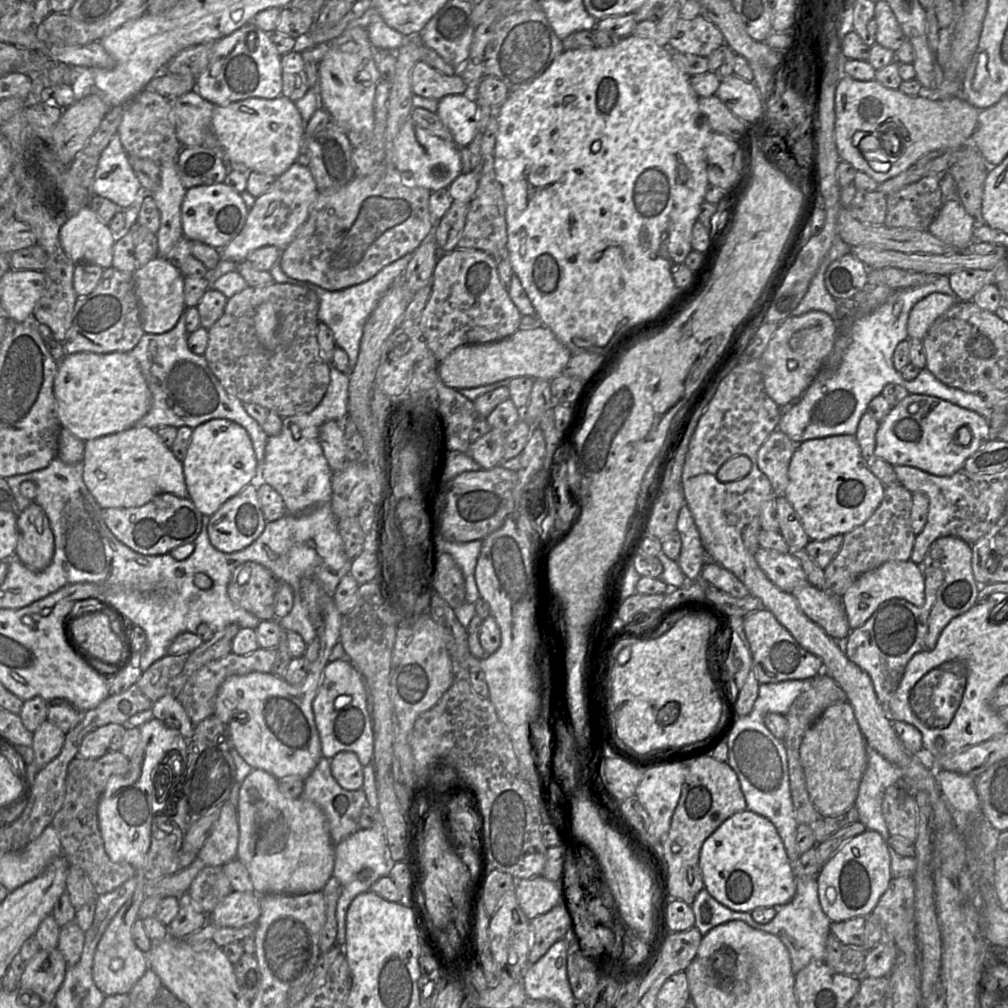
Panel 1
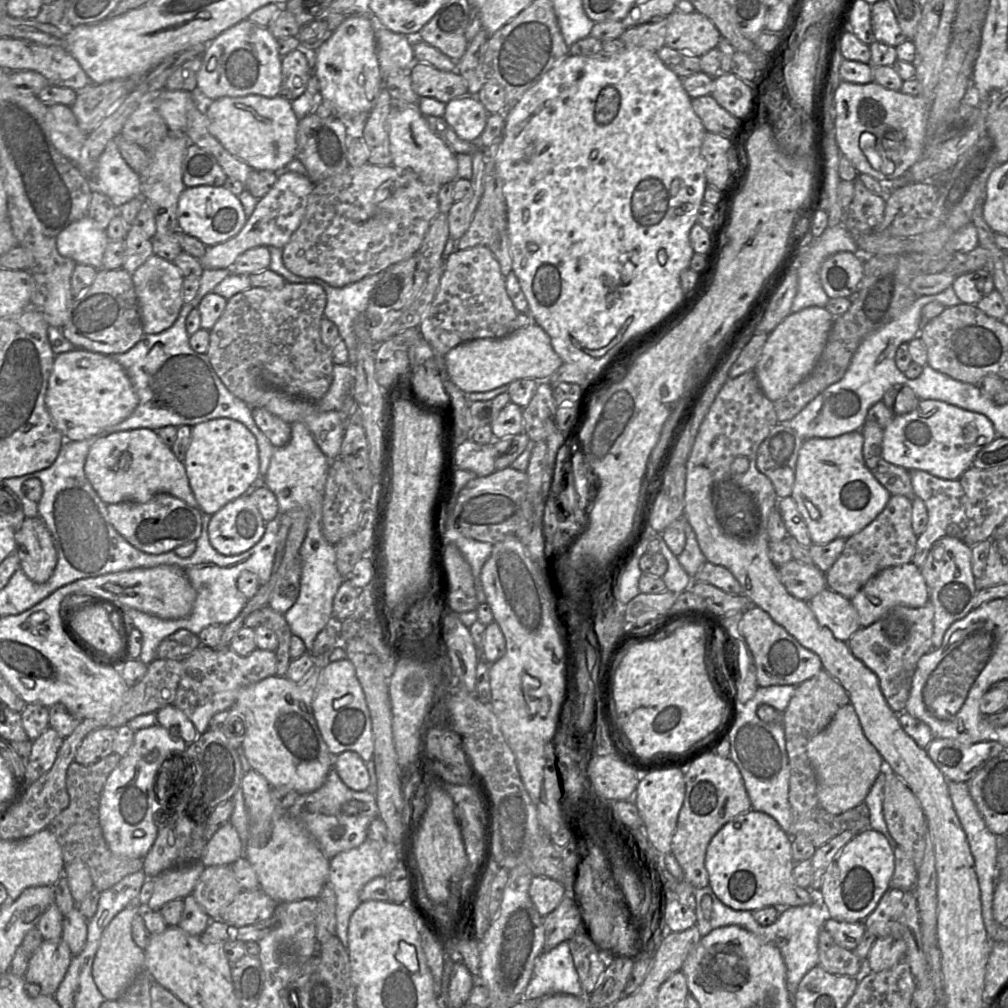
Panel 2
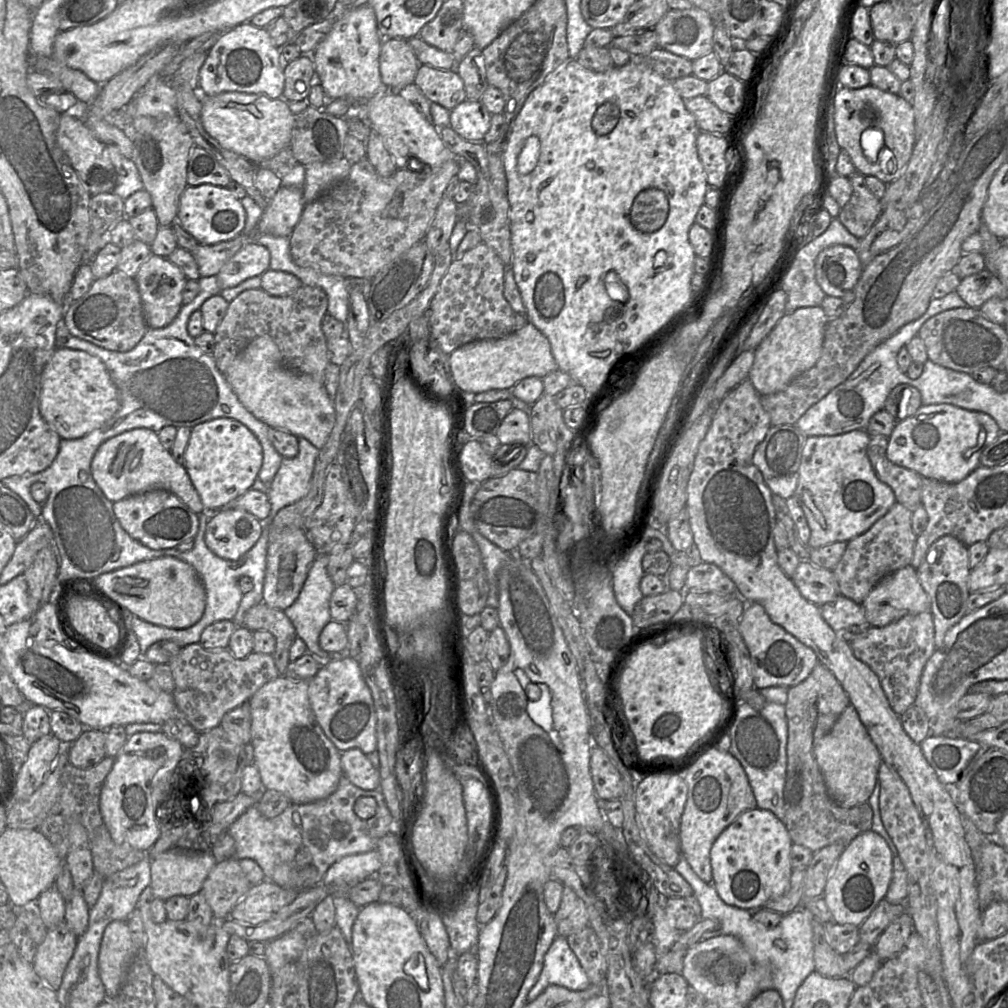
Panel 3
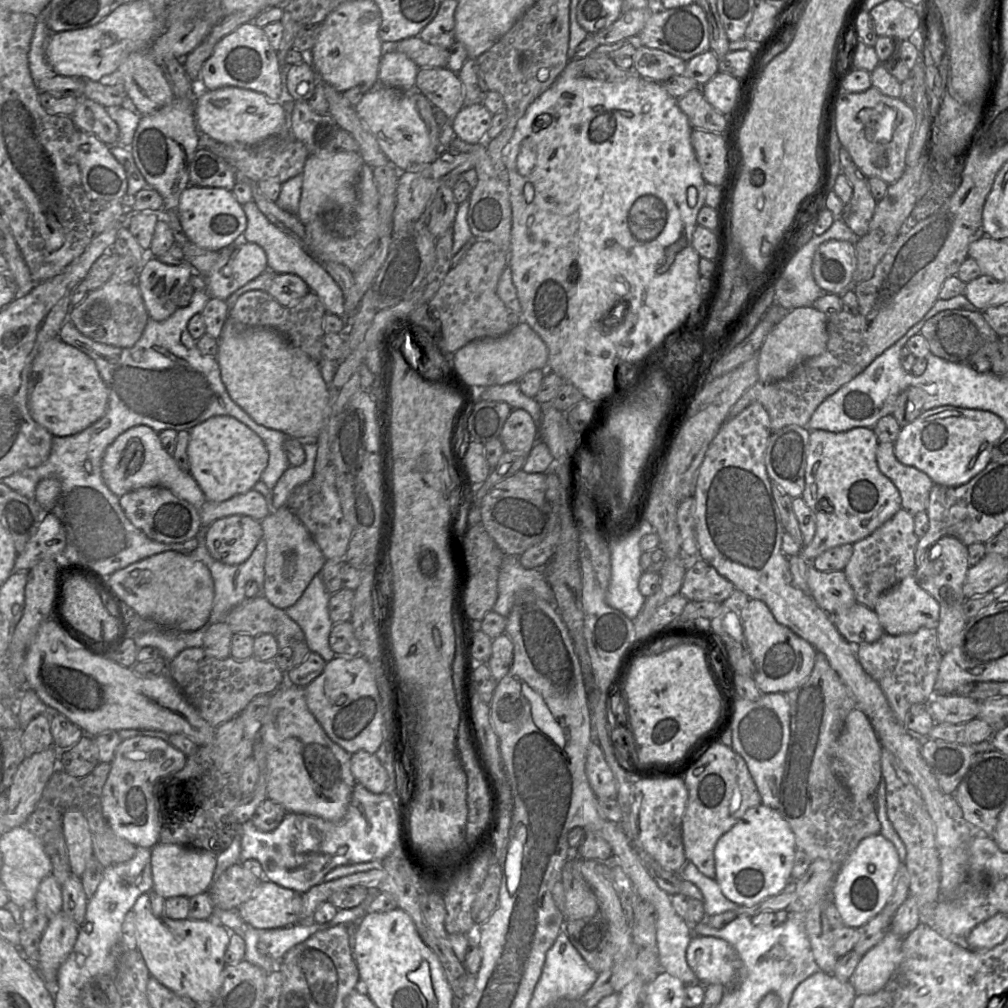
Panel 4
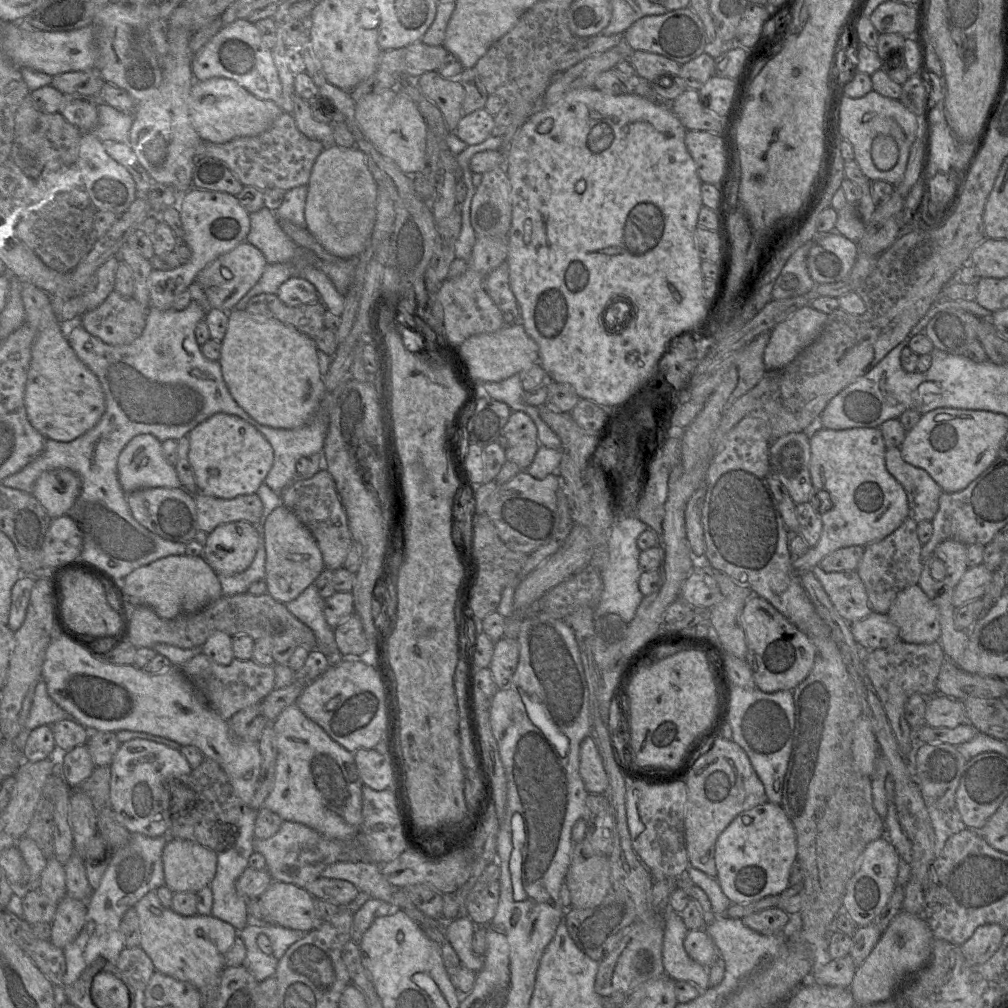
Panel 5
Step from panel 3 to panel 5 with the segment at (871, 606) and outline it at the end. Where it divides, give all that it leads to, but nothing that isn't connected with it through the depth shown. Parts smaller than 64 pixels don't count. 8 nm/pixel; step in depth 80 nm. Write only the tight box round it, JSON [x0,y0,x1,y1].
[887,584,939,644]

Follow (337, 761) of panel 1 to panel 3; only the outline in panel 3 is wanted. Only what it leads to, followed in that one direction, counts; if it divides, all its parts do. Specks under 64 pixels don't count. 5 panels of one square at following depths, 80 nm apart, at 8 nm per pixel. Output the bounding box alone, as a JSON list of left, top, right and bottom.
[340,749,379,791]

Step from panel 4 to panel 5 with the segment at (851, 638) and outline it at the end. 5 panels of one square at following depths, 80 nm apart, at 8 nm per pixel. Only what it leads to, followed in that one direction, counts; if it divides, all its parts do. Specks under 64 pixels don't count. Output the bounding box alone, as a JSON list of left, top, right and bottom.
[850,611,900,650]

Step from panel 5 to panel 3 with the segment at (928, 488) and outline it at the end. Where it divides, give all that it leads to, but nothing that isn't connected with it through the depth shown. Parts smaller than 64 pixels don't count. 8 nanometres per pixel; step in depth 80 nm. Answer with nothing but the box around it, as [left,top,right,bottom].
[867,435,922,511]

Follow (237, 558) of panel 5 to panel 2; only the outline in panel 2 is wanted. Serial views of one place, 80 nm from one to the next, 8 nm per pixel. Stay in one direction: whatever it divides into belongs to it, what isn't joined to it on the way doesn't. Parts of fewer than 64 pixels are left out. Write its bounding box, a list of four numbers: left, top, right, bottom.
[208,493,265,555]

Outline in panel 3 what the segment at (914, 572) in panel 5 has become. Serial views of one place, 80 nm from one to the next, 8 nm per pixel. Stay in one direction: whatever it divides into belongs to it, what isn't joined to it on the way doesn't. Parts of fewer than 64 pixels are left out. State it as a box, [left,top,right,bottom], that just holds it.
[831,502,916,604]

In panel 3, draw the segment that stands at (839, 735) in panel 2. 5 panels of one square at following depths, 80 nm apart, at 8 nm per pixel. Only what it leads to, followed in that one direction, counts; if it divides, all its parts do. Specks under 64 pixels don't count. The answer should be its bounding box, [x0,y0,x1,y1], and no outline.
[813,705,883,808]

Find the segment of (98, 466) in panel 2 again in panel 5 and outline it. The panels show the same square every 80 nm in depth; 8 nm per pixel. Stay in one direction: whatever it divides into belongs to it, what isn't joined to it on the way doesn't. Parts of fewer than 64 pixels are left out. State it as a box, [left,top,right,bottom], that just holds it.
[118,434,182,494]

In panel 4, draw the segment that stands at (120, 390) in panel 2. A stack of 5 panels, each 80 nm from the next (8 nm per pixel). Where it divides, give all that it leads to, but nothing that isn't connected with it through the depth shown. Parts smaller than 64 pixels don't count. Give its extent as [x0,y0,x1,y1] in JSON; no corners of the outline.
[28,337,108,436]

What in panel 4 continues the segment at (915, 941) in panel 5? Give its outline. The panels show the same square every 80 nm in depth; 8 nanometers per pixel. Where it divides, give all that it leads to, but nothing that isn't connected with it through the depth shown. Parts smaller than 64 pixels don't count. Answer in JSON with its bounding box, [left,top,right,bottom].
[850,930,903,994]

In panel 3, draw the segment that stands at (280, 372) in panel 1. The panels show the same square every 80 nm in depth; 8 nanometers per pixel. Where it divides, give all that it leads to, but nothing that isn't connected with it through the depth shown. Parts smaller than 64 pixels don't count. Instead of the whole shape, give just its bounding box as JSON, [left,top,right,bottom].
[211,285,329,383]

